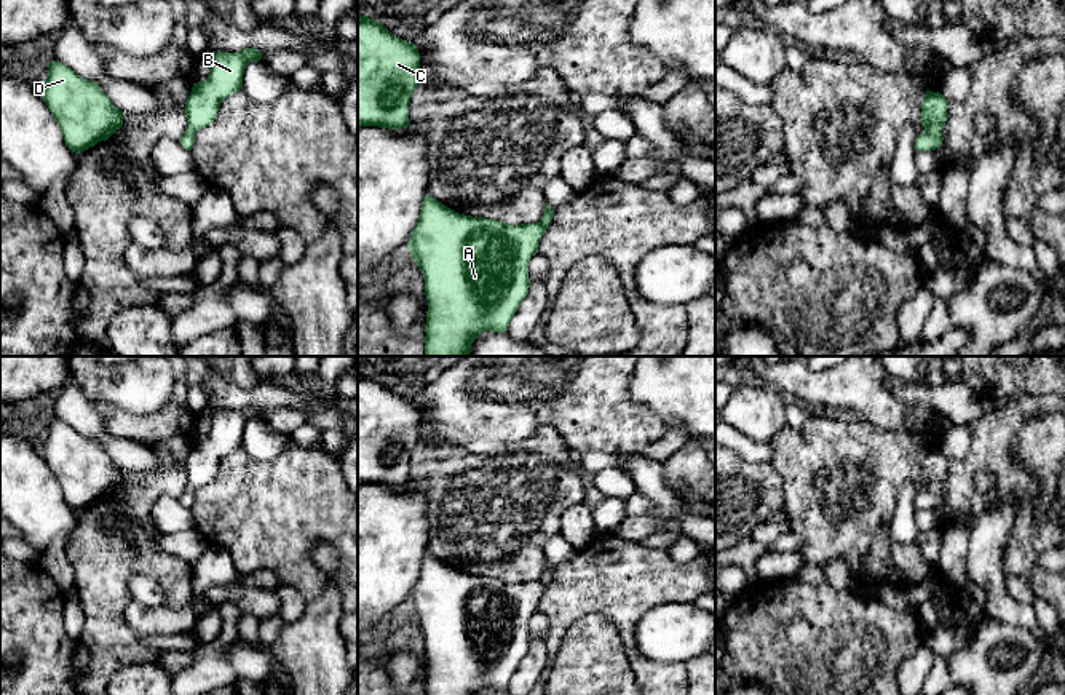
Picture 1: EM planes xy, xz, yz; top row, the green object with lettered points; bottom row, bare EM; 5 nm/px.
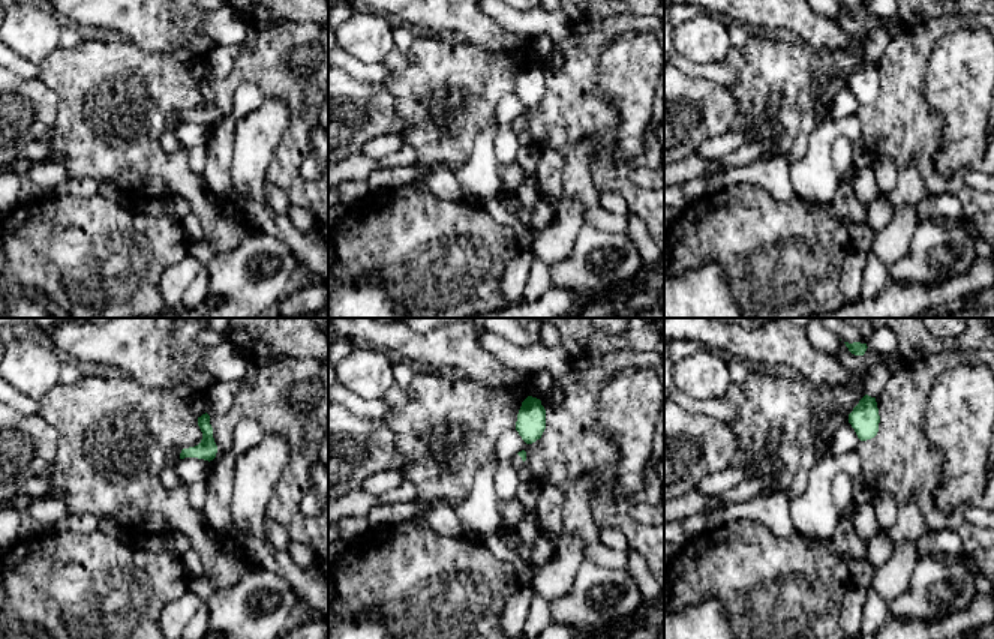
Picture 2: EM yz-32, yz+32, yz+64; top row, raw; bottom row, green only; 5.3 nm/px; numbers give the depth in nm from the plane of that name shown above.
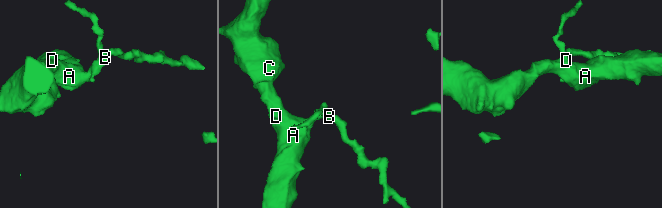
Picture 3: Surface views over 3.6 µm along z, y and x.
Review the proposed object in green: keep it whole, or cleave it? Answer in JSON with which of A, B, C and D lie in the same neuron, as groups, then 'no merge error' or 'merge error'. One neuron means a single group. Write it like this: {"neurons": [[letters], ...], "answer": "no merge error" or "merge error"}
{"neurons": [["A", "B", "C", "D"]], "answer": "no merge error"}

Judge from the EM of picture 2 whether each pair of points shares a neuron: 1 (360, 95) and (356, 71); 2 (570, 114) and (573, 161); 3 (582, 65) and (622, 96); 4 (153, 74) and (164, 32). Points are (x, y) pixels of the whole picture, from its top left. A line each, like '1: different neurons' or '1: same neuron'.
1: different neurons
2: different neurons
3: different neurons
4: different neurons

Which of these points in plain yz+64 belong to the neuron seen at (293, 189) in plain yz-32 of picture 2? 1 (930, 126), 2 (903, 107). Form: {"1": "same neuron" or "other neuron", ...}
{"1": "same neuron", "2": "same neuron"}

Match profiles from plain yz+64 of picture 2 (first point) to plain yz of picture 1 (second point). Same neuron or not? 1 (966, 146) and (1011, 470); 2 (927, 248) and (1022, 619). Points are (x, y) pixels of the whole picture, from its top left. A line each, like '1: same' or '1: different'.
1: different
2: different

